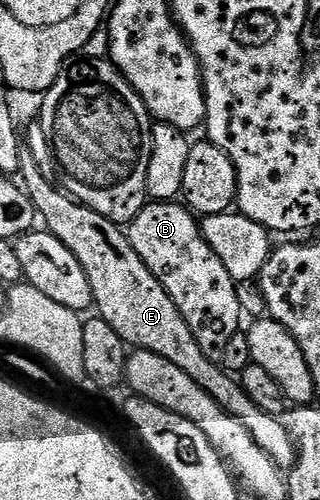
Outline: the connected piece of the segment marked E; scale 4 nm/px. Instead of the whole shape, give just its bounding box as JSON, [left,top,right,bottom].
[19,143,297,471]

